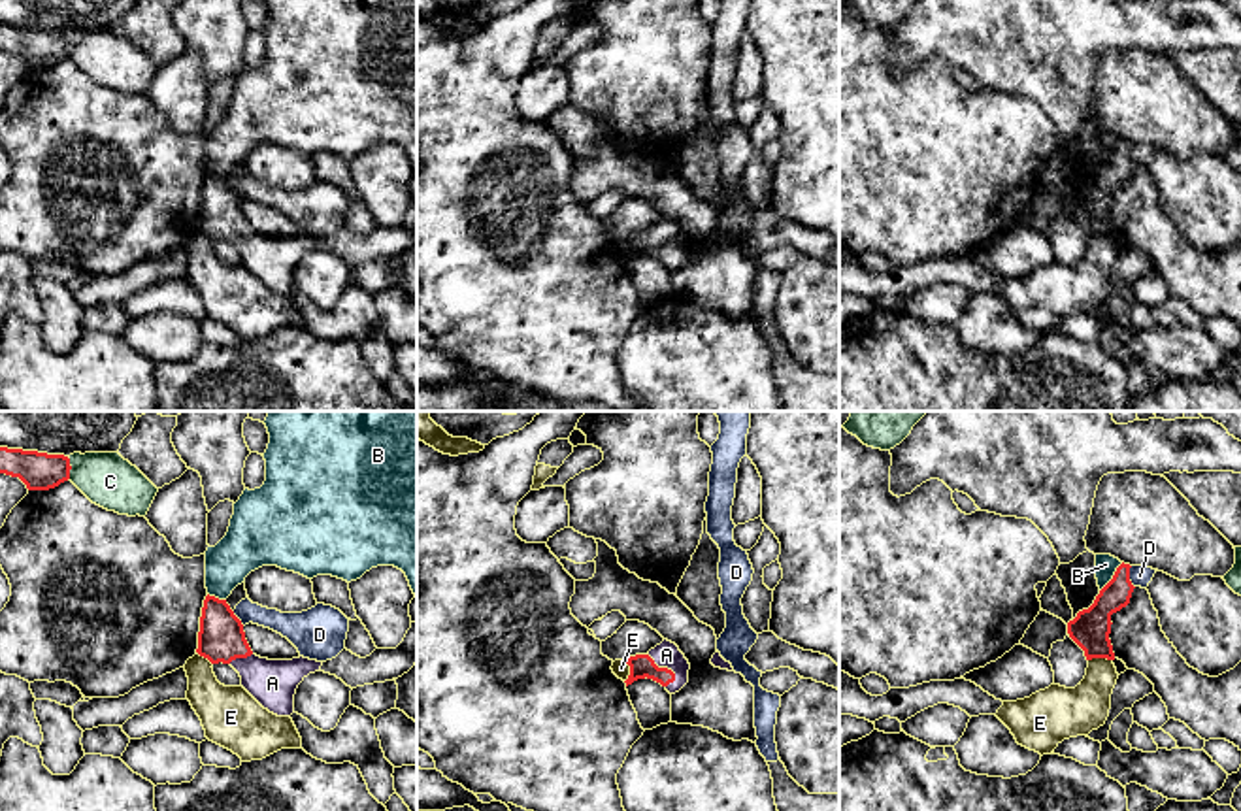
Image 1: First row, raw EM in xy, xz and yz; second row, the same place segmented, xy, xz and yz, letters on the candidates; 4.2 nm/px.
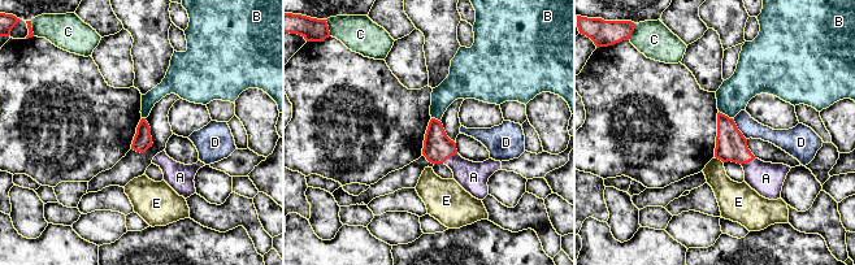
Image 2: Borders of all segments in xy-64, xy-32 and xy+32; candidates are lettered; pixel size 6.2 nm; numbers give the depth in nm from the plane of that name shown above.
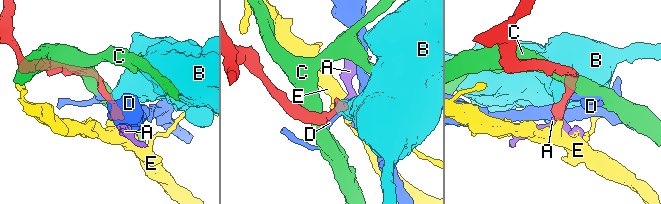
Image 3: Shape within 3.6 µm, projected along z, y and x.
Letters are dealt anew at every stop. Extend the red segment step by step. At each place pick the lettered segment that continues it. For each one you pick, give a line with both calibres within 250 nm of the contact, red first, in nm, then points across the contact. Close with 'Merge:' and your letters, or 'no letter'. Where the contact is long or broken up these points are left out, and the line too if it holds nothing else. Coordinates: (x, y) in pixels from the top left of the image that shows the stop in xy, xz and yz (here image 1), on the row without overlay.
A: calibres 100 and 110 nm; way xz (642, 244), (664, 246), (666, 232)
Merge: A

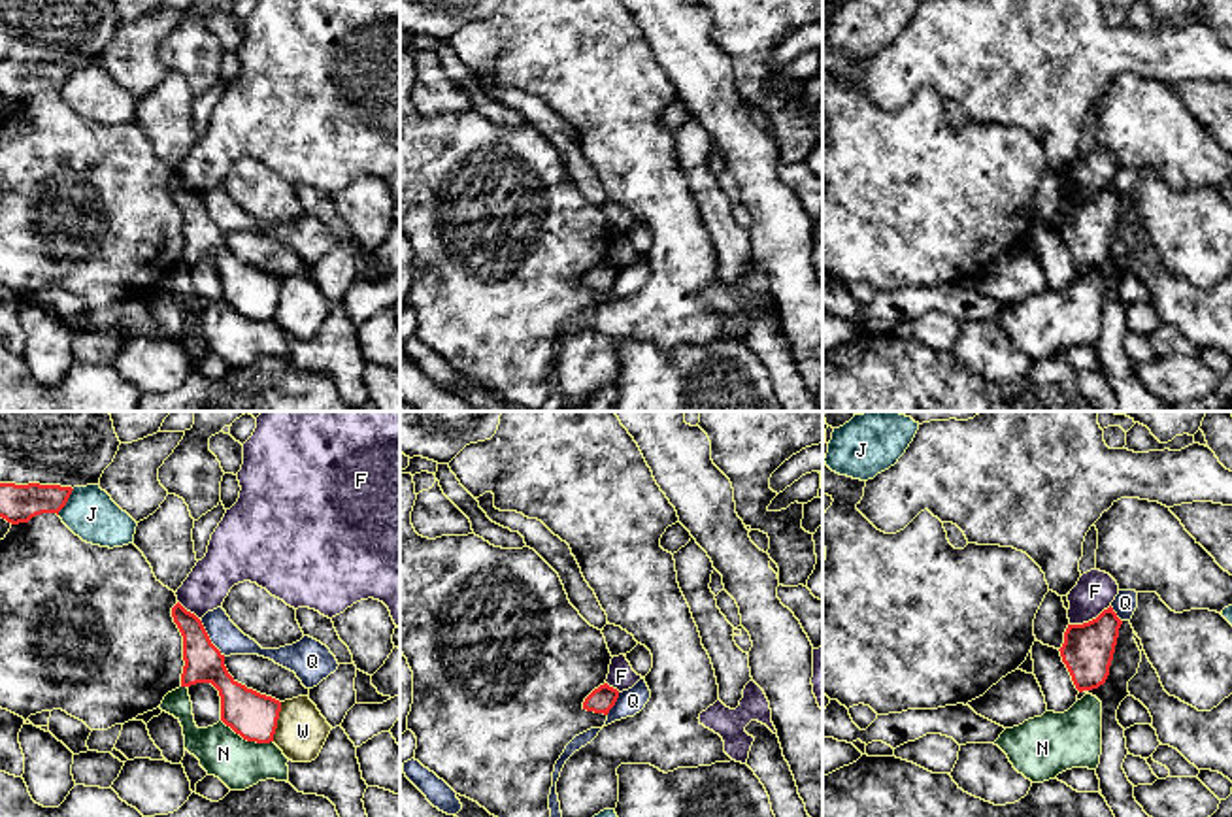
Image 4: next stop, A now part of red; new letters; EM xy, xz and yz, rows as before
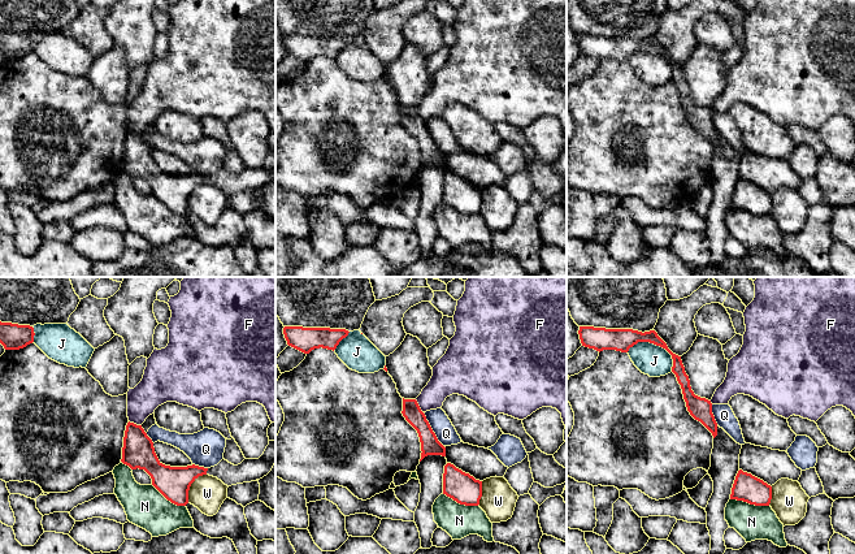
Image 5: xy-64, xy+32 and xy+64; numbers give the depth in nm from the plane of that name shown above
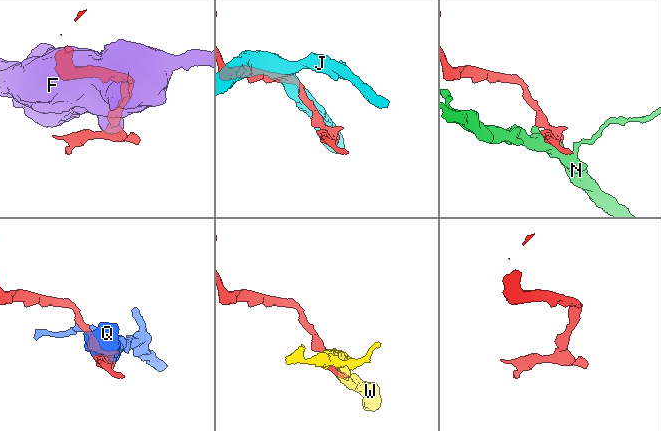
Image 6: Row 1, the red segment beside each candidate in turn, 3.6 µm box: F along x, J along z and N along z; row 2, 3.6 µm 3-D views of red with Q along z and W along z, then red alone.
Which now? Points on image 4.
Merge: no letter

